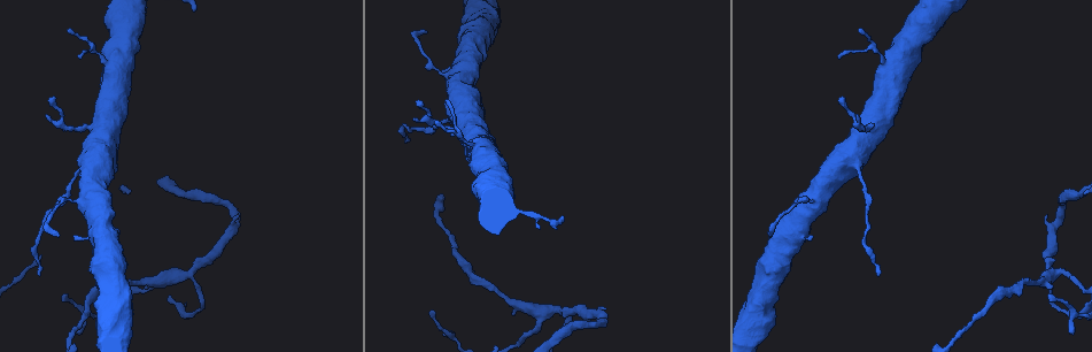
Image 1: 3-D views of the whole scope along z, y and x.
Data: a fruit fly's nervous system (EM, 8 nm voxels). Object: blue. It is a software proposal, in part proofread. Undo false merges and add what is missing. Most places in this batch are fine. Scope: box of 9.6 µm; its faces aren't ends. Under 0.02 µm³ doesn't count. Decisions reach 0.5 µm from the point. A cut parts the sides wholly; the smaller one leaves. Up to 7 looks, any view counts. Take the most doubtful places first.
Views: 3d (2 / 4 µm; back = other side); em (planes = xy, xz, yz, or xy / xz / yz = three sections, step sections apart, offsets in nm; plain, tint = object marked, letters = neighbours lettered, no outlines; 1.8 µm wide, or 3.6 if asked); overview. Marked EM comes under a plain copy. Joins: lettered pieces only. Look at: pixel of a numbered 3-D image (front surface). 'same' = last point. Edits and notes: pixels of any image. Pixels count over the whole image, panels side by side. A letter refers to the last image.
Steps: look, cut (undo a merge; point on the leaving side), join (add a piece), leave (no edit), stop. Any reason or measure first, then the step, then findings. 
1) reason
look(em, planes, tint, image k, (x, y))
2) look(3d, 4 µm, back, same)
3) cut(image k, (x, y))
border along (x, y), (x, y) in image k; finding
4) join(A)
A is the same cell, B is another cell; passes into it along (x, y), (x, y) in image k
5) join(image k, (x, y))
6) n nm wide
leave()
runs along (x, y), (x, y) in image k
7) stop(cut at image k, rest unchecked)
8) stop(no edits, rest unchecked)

look(em, xy, step 8, letters, image 1, (39, 274))

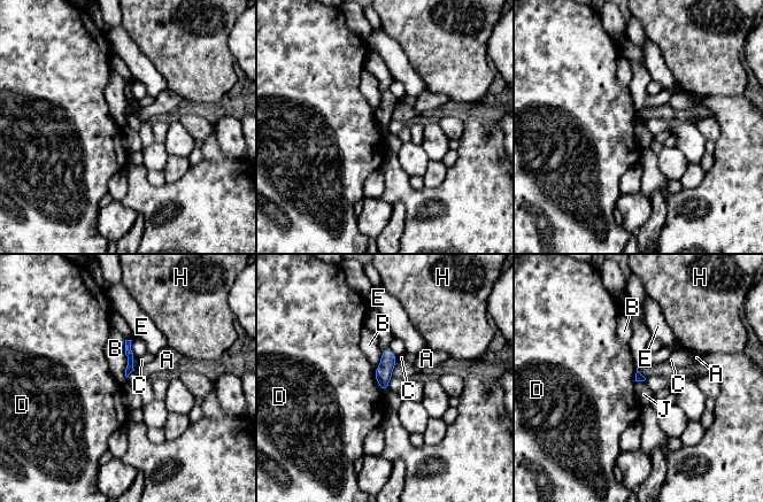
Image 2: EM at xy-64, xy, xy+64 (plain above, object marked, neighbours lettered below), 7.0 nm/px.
leave()
A, B, C, D, E, H and J are other cells; border along (636, 380), (644, 381) in image 2; no lettered piece goes on from it

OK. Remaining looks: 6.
look(em, yz, step 4, letters, image 1, (441, 200))

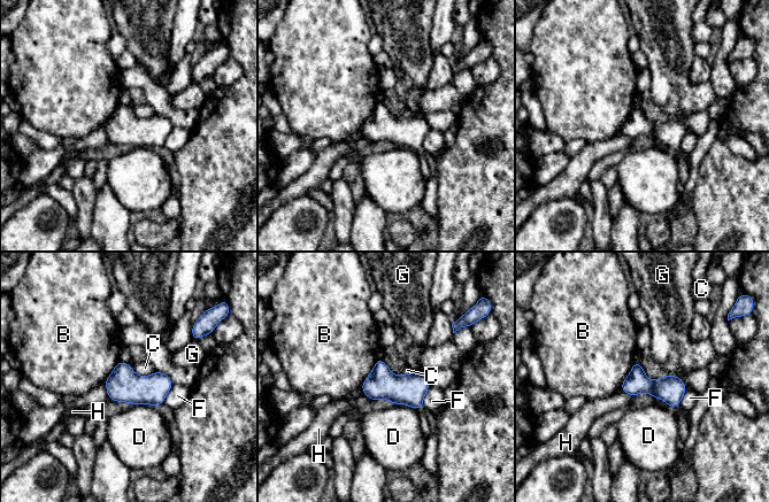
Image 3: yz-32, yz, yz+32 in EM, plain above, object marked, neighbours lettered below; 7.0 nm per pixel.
look(em, xz, step 4, letters, same)

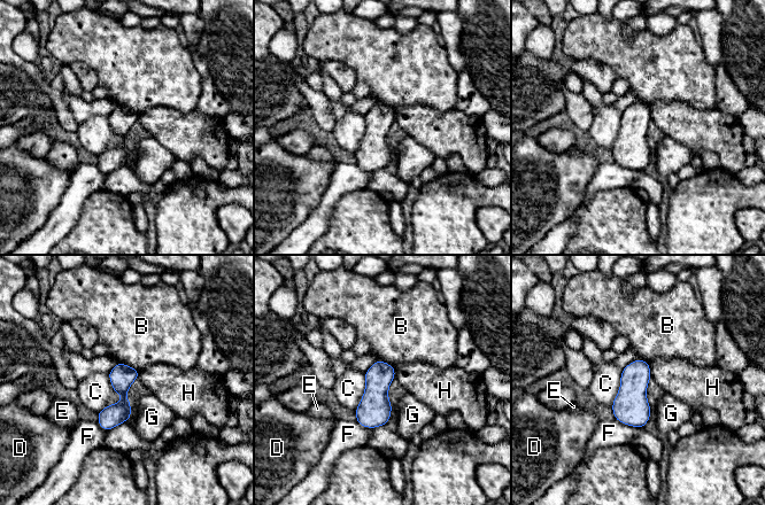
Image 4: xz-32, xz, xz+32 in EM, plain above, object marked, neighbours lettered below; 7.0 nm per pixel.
leave()
B, C, D, E, F, G and H are other cells; border along (108, 373), (121, 399), (98, 413) in image 4; no lettered piece goes on from it

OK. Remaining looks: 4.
branch stops here
look(em, xz, step 16, letters, image 1, (770, 235))

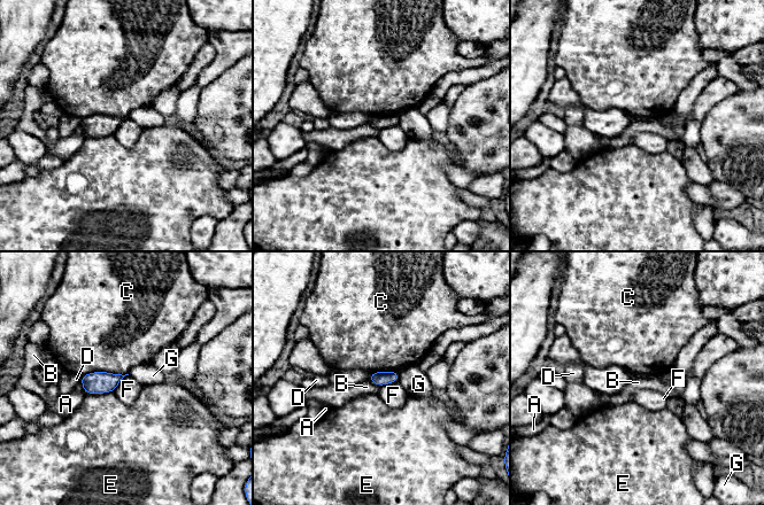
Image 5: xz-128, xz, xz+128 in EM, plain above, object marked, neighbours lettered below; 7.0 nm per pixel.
100 nm wide
leave()
A, B, C, D, E, F and G are other cells; border along (368, 380), (380, 386) in image 5; none of them fits

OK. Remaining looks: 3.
stop(no edits, rest unchecked)

